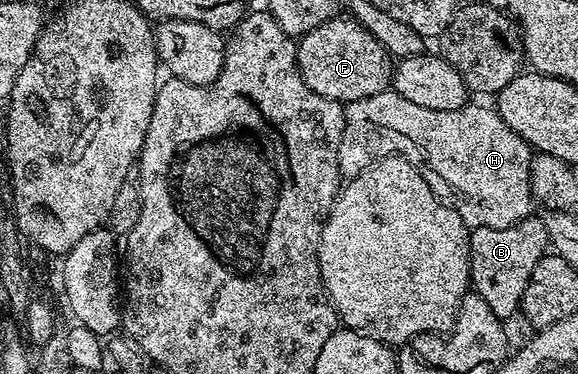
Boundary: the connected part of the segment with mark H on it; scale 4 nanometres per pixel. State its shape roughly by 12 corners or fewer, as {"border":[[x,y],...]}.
{"border":[[392,89],[347,104],[354,179],[419,171],[469,229],[534,204],[528,144],[491,106],[422,109]]}

